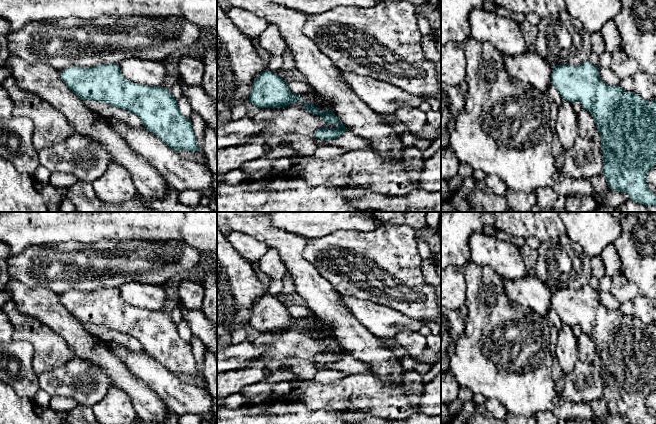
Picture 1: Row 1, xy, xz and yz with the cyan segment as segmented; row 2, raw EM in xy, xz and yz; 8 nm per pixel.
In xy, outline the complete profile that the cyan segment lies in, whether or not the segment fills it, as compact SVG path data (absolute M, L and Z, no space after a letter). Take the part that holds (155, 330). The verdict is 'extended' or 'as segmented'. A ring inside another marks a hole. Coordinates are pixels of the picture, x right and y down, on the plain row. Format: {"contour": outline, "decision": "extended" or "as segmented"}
{"contour": "M100 287L88 292L72 290L60 295L60 299L66 310L79 322L102 325L135 337L145 353L160 361L175 375L199 375L191 344L180 337L177 325L169 314L161 310L148 310L125 303L119 287Z", "decision": "as segmented"}

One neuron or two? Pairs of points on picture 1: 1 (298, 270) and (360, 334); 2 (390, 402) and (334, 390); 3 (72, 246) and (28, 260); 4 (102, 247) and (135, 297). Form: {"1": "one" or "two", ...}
{"1": "one", "2": "one", "3": "one", "4": "two"}

